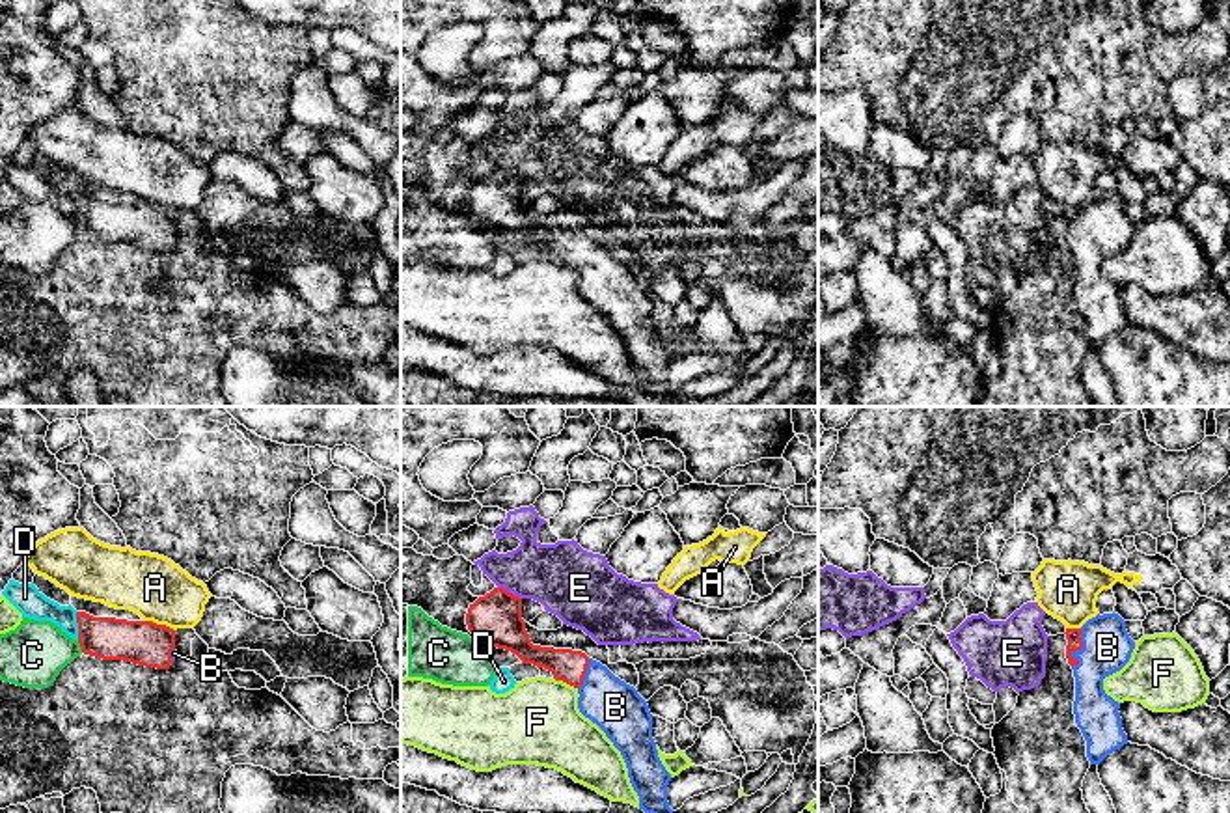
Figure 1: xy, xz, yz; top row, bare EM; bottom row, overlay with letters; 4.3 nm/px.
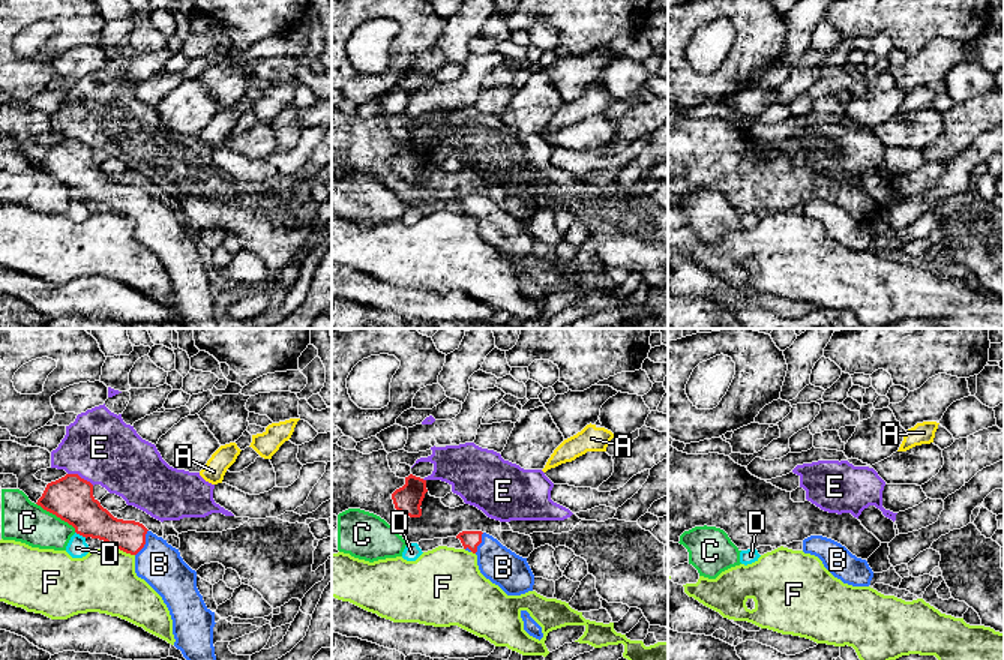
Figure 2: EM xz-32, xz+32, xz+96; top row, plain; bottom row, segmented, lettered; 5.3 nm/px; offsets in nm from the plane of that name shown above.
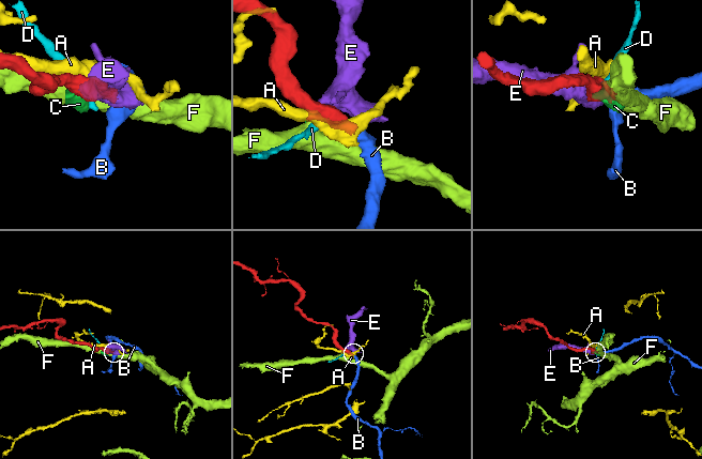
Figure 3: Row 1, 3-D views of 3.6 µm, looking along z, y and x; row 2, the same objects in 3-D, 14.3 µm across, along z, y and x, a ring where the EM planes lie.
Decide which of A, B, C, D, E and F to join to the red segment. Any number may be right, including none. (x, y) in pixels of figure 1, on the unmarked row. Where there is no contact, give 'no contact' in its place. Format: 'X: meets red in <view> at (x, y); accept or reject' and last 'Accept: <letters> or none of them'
A: meets red in xy at (159, 207); reject
B: meets red in yz at (1078, 232); accept
C: meets red in xy at (81, 228); reject
D: meets red in xy at (79, 209); reject
E: meets red in xz at (507, 174); reject
F: meets red in xz at (565, 263); reject
Accept: B

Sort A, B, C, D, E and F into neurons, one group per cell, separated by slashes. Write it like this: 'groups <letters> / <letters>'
groups A / B / C D / E / F

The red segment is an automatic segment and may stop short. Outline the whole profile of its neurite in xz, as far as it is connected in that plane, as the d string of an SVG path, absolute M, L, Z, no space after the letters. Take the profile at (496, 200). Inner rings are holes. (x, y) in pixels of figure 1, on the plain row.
M503 170L470 186L466 207L486 227L511 233L522 246L544 250L555 263L574 269L580 295L621 334L639 392L656 397L660 406L671 406L671 356L658 339L649 287L634 269L581 233L533 227L522 201L522 181Z

